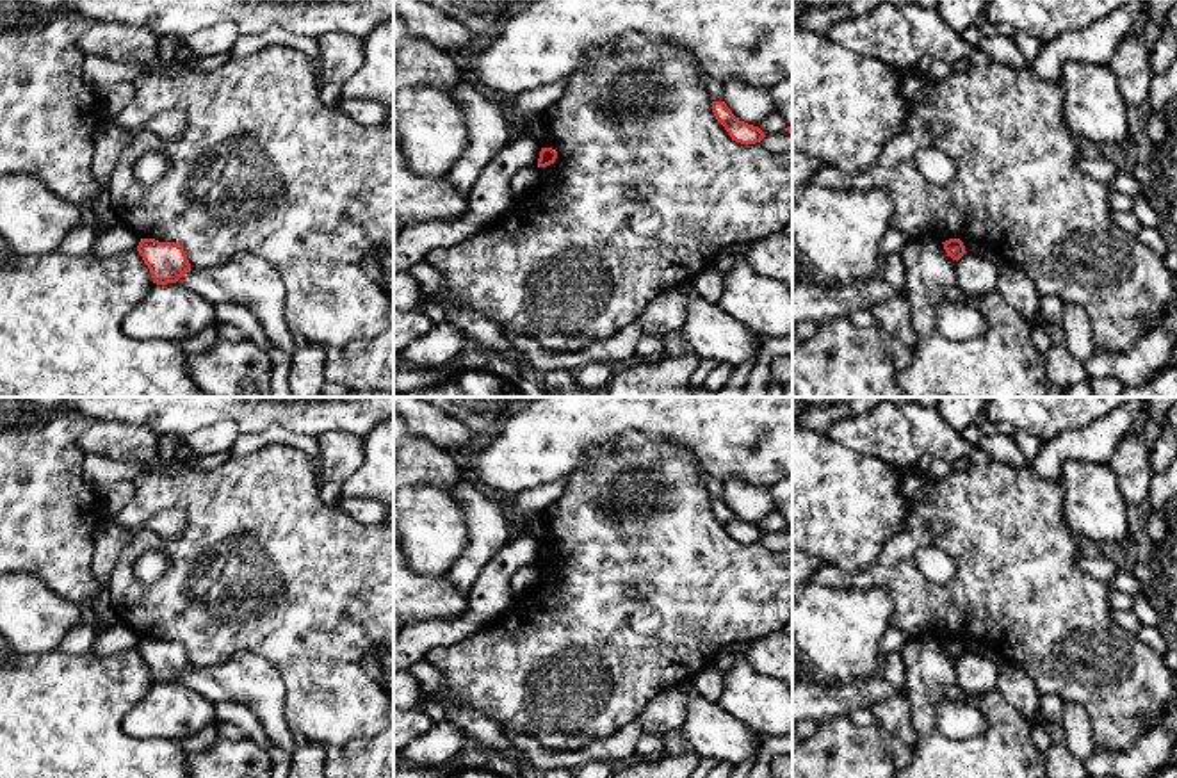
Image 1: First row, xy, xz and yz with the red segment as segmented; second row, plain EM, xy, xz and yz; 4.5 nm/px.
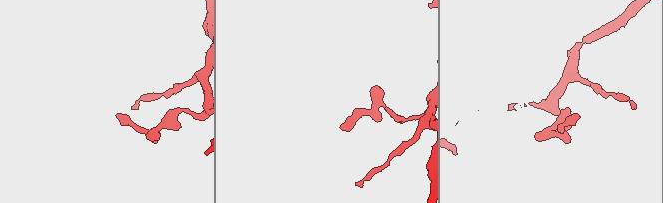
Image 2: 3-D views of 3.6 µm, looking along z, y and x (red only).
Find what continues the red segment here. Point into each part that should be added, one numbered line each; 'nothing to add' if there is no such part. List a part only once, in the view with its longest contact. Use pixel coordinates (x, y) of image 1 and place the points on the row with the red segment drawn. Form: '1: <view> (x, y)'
nothing to add

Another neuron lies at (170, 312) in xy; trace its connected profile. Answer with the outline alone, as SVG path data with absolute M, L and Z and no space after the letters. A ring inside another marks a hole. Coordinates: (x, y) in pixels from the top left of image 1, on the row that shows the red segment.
M153 283L146 297L125 317L123 329L141 340L185 340L215 324L215 304L176 285Z

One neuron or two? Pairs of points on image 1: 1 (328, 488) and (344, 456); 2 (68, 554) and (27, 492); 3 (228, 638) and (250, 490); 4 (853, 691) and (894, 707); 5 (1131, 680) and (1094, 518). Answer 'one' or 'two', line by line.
1: one
2: one
3: one
4: two
5: two

